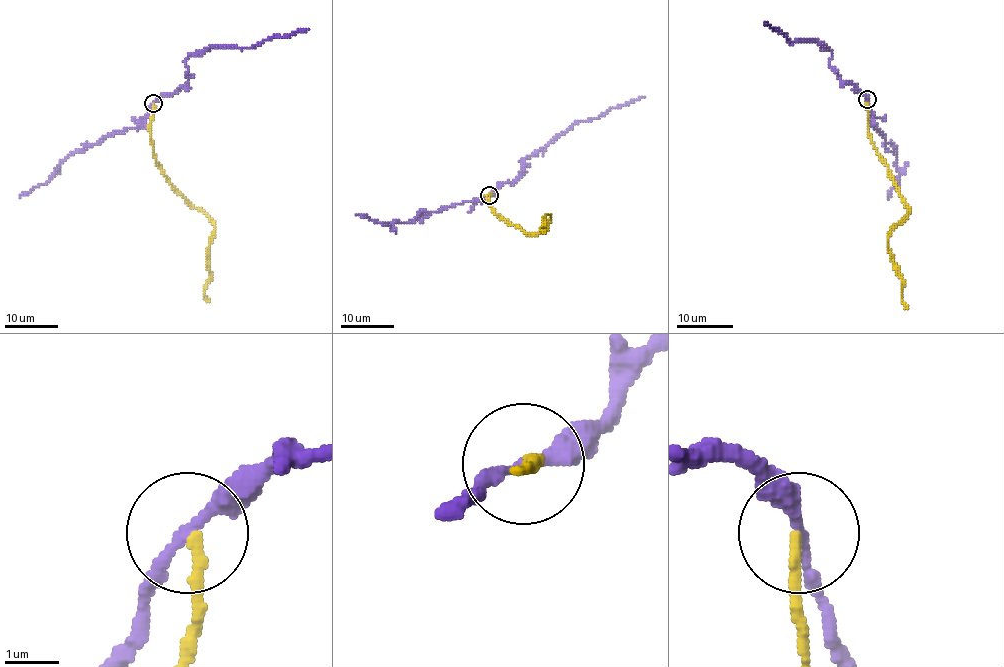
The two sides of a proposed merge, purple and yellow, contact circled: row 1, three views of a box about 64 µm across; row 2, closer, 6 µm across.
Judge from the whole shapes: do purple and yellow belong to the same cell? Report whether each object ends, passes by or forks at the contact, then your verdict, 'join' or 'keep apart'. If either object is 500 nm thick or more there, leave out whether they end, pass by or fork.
purple passes by | yellow ends | keep apart

